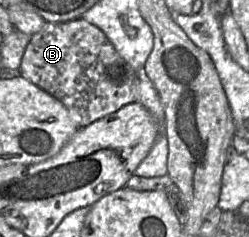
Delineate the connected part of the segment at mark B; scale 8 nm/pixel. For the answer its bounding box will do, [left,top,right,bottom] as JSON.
[19,17,138,128]

